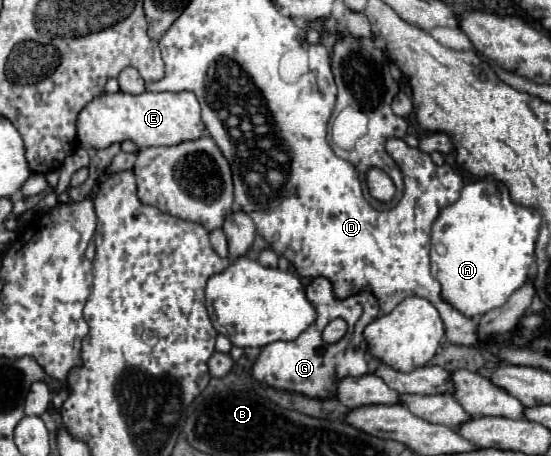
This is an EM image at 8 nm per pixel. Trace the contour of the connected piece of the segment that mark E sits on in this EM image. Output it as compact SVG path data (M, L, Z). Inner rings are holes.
M143 92L143 94L101 94L87 104L77 120L77 140L83 148L107 148L115 142L131 140L139 148L173 146L185 140L197 140L205 134L201 108L193 92Z

